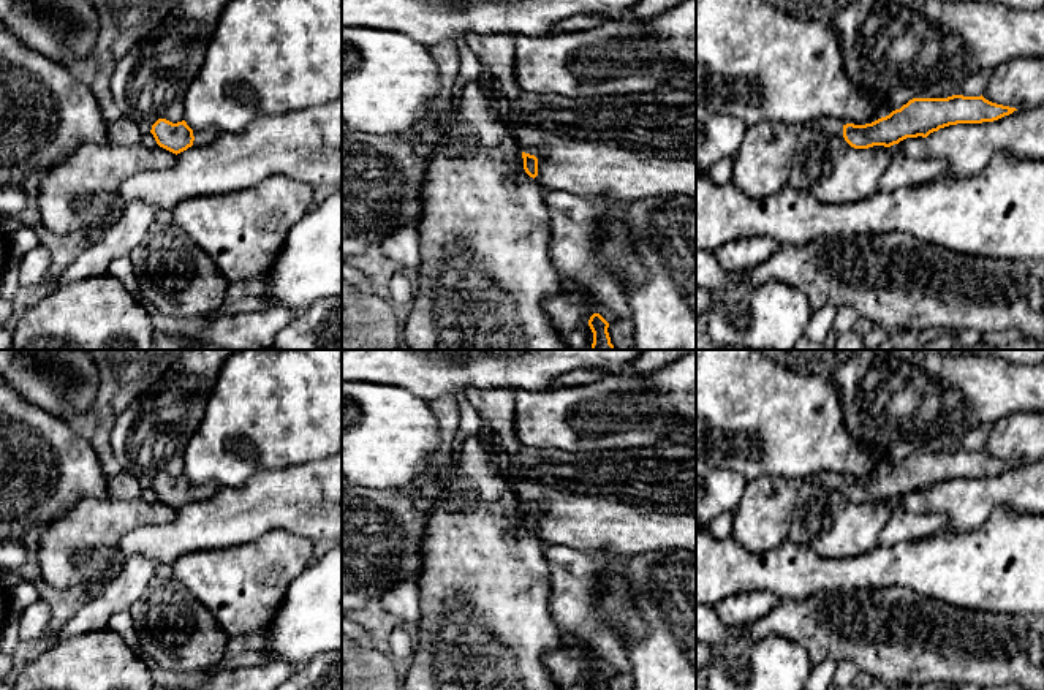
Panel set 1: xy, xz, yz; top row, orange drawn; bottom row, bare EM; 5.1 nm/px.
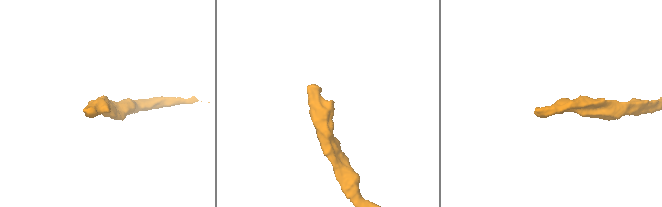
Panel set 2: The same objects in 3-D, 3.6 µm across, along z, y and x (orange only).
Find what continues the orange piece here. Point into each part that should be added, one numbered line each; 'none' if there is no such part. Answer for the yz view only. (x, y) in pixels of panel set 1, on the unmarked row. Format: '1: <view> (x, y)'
1: yz (829, 480)

